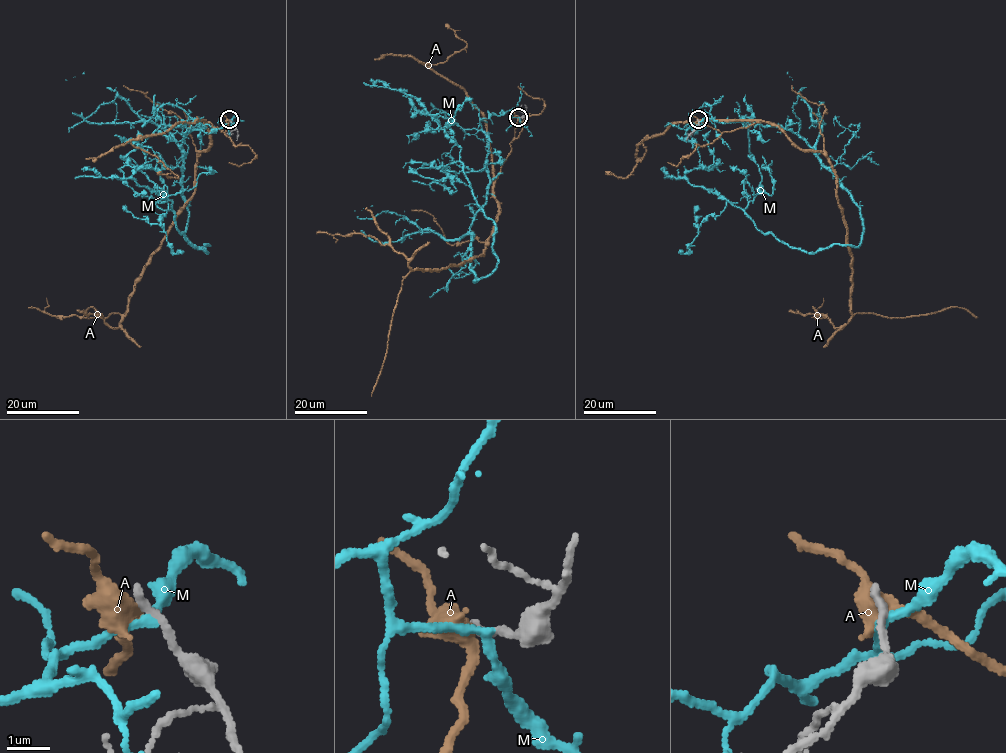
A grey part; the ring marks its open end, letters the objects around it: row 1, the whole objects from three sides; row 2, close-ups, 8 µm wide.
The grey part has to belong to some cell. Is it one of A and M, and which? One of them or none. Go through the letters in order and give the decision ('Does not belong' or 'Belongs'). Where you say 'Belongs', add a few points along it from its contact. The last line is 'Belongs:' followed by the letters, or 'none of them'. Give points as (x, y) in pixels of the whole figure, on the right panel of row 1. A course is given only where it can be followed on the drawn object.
A: Does not belong
M: Does not belong
Belongs: none of them

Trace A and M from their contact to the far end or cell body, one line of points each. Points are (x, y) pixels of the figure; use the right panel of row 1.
A: (698, 121), (722, 132), (774, 124), (827, 158), (851, 258), (852, 314), (960, 307), (977, 317)
M: (698, 122), (799, 135), (860, 211), (861, 241), (805, 252), (763, 233), (688, 181), (708, 168), (676, 135)

